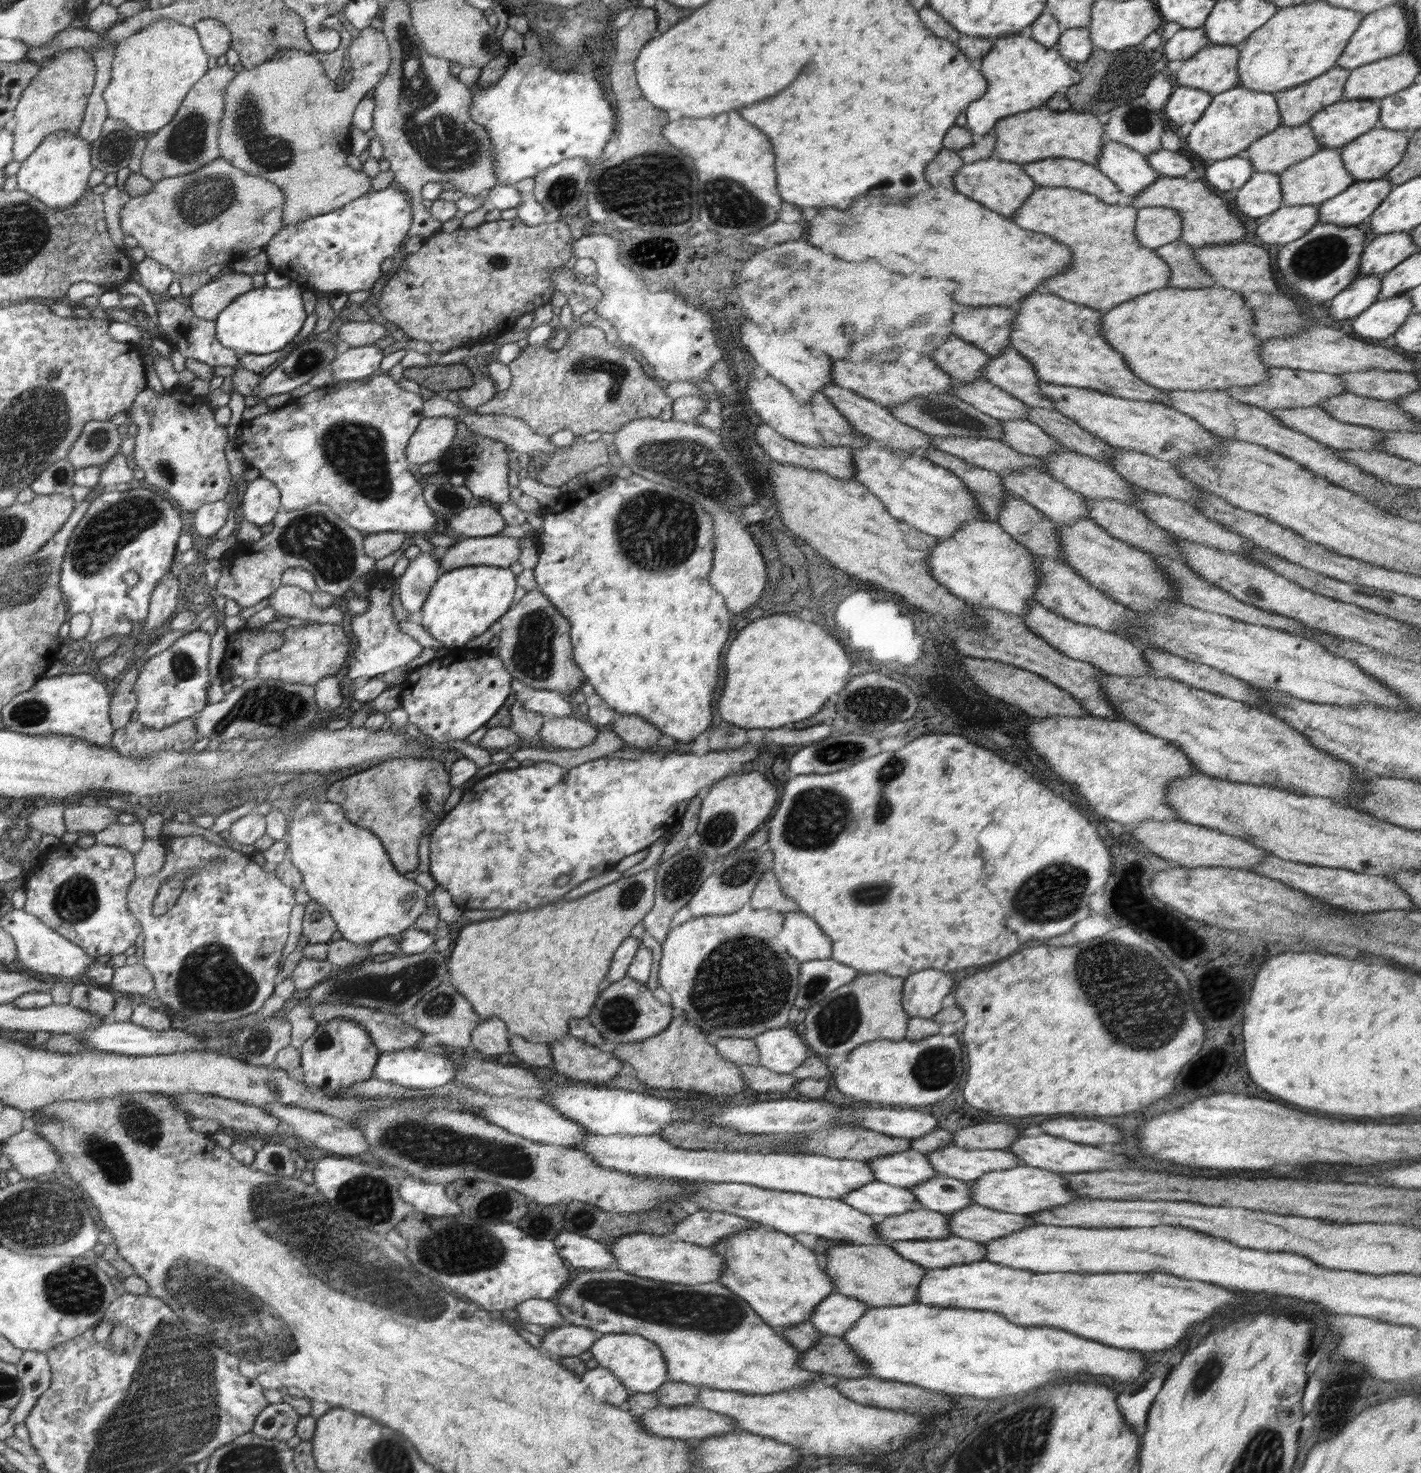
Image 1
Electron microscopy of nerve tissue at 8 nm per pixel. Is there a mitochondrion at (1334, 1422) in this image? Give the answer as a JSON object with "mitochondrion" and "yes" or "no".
{"mitochondrion":"no"}

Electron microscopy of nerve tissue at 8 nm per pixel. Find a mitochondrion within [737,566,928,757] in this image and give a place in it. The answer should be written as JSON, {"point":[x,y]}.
{"point":[871,704]}

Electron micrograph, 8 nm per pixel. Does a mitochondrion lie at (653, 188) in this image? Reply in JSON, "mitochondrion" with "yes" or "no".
{"mitochondrion":"yes"}

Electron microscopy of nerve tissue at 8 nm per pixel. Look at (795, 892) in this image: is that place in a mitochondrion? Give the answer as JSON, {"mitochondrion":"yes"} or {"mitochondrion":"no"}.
{"mitochondrion":"no"}

